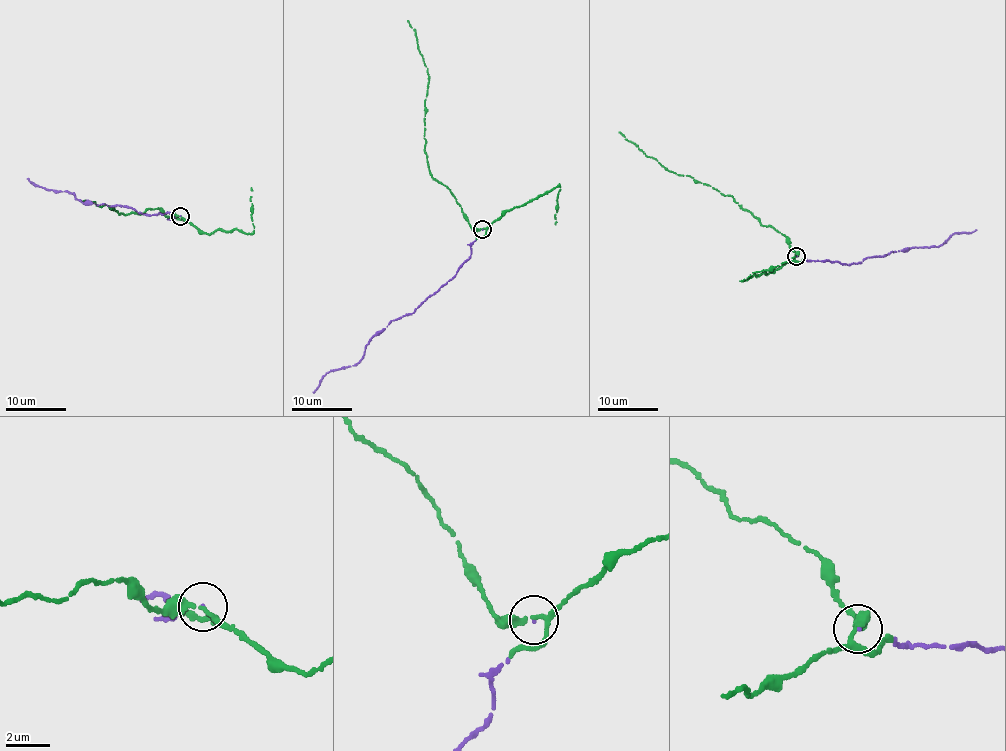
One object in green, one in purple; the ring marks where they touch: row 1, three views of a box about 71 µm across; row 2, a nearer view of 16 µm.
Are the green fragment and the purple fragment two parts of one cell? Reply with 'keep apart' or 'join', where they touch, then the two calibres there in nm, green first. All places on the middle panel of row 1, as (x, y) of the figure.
join | (482, 229) | 180/70 nm

